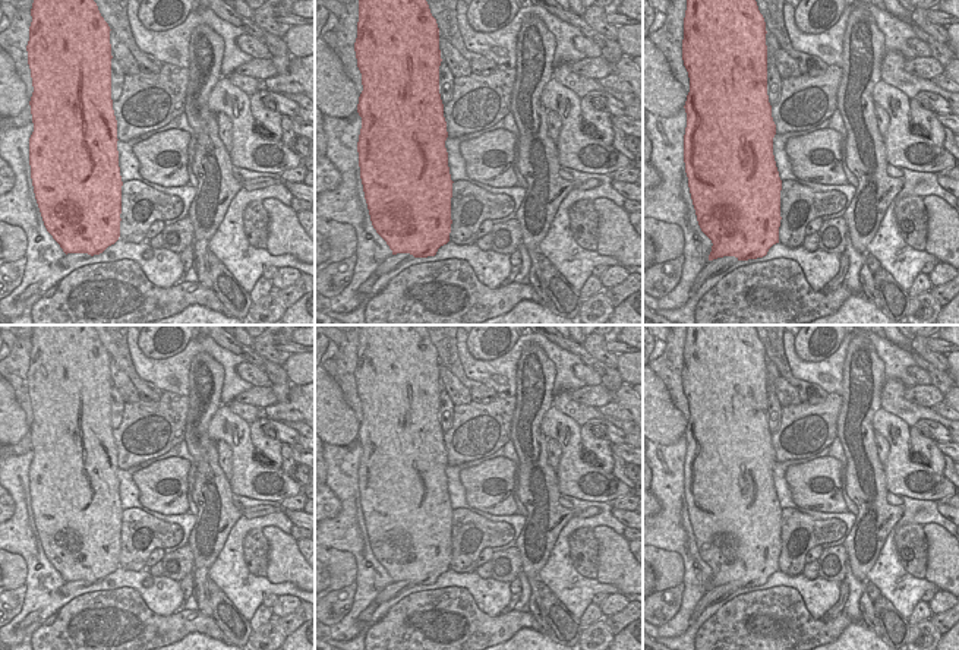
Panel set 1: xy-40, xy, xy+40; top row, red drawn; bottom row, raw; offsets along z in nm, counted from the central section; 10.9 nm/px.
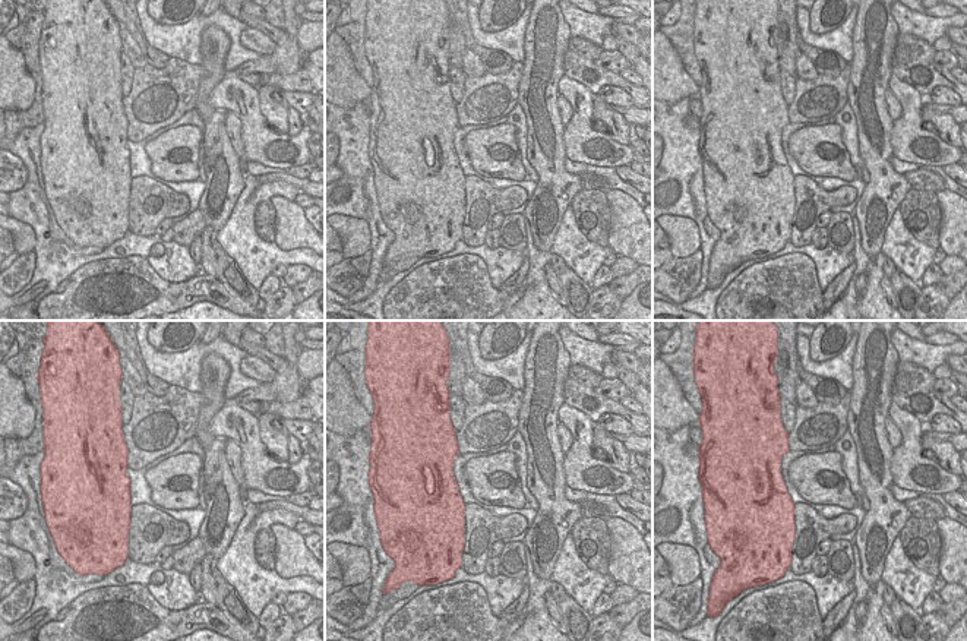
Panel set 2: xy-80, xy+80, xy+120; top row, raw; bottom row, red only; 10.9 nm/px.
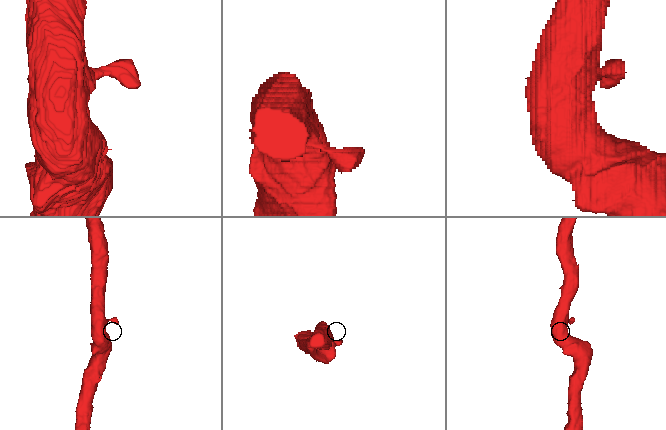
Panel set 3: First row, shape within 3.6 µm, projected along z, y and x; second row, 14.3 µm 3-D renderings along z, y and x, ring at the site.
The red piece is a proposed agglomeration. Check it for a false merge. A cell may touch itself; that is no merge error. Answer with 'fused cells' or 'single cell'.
single cell

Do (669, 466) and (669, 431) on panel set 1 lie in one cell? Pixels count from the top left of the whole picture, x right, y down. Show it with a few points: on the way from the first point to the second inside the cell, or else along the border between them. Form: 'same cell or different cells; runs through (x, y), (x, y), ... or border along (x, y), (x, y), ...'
different cells; border along (683, 435), (672, 444), (658, 444)

